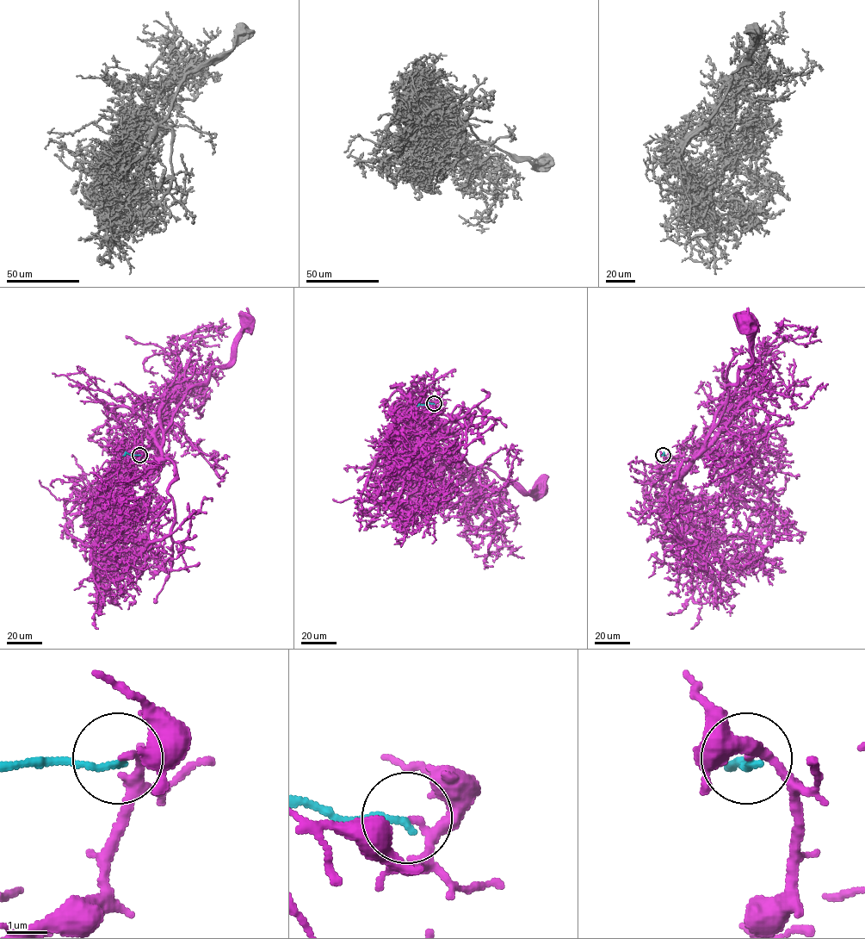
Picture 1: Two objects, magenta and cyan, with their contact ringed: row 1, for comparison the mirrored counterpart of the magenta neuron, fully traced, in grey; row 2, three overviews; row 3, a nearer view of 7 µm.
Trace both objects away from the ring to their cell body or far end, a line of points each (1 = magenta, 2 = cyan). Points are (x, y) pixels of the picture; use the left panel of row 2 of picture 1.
1: (140, 455), (128, 469), (135, 475), (162, 455), (176, 407), (229, 362), (246, 322)
2: (140, 455), (125, 452), (123, 455)

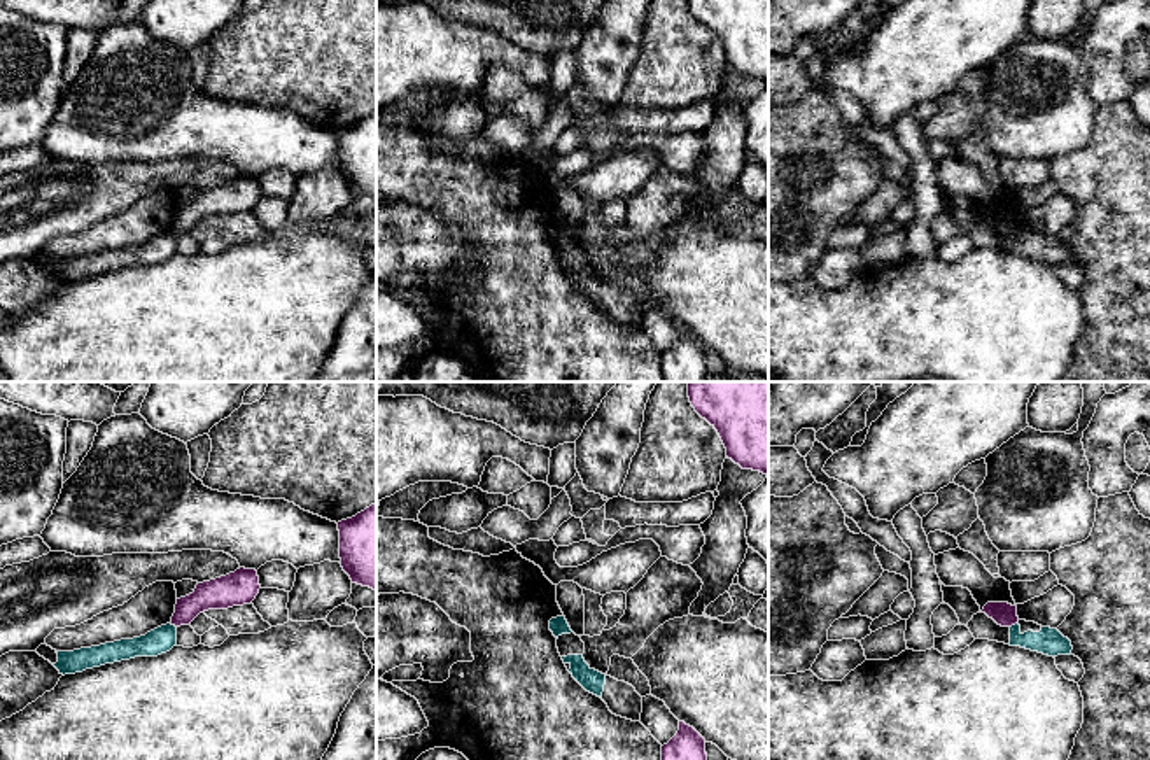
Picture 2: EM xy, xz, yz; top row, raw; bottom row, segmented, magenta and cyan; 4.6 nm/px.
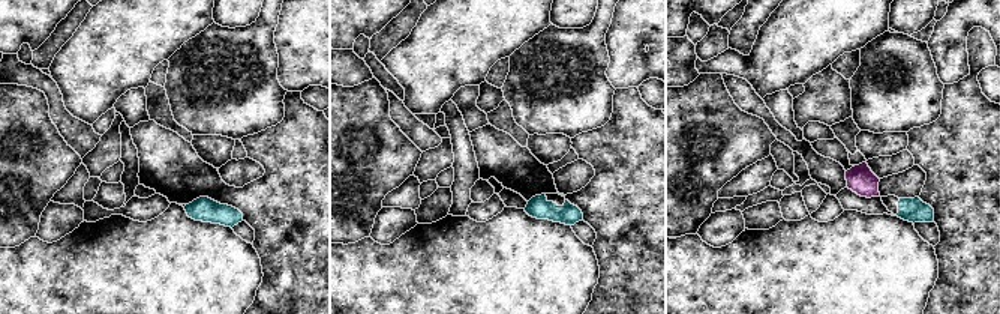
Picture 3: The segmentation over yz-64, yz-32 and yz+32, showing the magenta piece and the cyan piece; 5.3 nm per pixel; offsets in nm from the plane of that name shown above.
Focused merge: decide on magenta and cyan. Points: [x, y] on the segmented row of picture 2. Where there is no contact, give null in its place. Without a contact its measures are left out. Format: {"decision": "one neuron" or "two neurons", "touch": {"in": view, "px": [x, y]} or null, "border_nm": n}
{"decision": "two neurons", "touch": {"in": "yz", "px": [1014, 624]}, "border_nm": 50}

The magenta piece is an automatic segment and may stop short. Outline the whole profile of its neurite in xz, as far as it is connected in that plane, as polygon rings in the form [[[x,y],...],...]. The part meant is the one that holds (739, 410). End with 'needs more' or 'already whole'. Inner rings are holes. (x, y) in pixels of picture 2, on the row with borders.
[[[688,382],[688,398],[718,431],[728,459],[768,475],[768,382]]] | already whole

